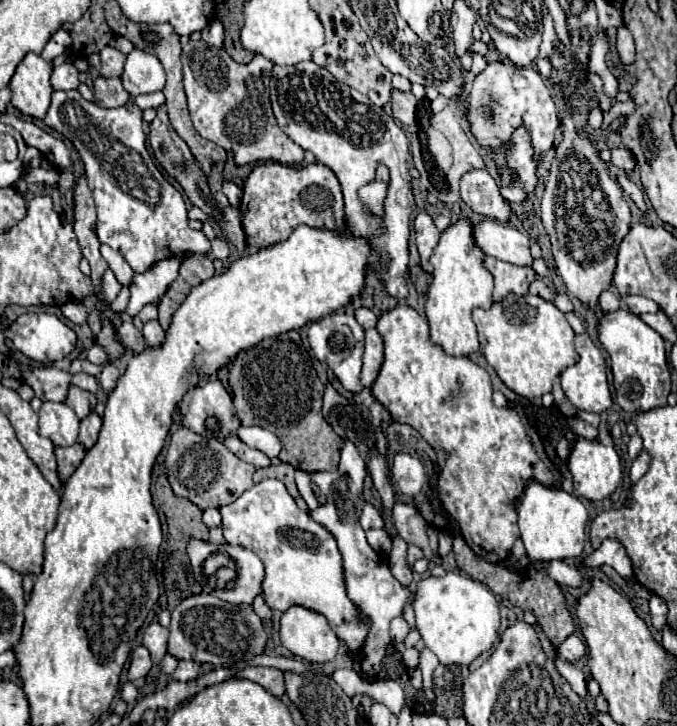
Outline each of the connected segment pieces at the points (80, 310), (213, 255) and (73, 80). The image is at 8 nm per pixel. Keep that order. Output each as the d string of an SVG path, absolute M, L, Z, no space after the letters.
M64 303L60 309L62 309L62 315L76 325L84 325L88 319L88 311L82 303Z
M216 237L216 239L212 241L212 251L208 253L208 257L210 257L210 259L222 259L222 261L226 261L228 255L230 255L228 243L226 243L222 237Z
M64 63L60 67L54 67L52 73L52 87L54 89L76 89L80 85L78 81L78 69L72 63Z

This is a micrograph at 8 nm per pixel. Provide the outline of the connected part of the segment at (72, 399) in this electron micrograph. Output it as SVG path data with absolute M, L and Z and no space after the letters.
M70 385L66 405L72 407L76 411L76 415L82 419L82 417L86 417L86 413L90 413L96 407L96 397L90 391L84 391L84 389L78 389L76 385Z

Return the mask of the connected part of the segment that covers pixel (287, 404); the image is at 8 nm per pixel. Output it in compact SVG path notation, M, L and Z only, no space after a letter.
M298 331L264 339L256 347L238 353L230 369L230 387L240 423L260 425L278 435L284 445L278 455L280 461L306 473L338 469L342 439L322 415L324 385L312 367L308 351L302 347Z

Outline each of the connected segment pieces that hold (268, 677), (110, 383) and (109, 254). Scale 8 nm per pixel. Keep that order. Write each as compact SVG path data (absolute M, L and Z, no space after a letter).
M246 667L246 669L238 671L236 677L248 679L248 681L254 681L254 683L262 685L274 697L282 697L284 695L284 679L282 679L282 671L280 669L272 669L272 667Z
M106 363L104 369L102 369L102 373L100 373L100 377L98 377L98 383L100 383L100 387L104 391L112 391L114 385L116 385L116 381L118 381L118 377L120 377L120 371L112 363Z
M102 245L102 257L108 261L108 265L110 265L110 269L114 271L116 279L118 279L124 287L128 287L130 281L132 281L134 271L132 271L130 265L124 261L124 257L122 257L118 251L110 249L108 245Z

